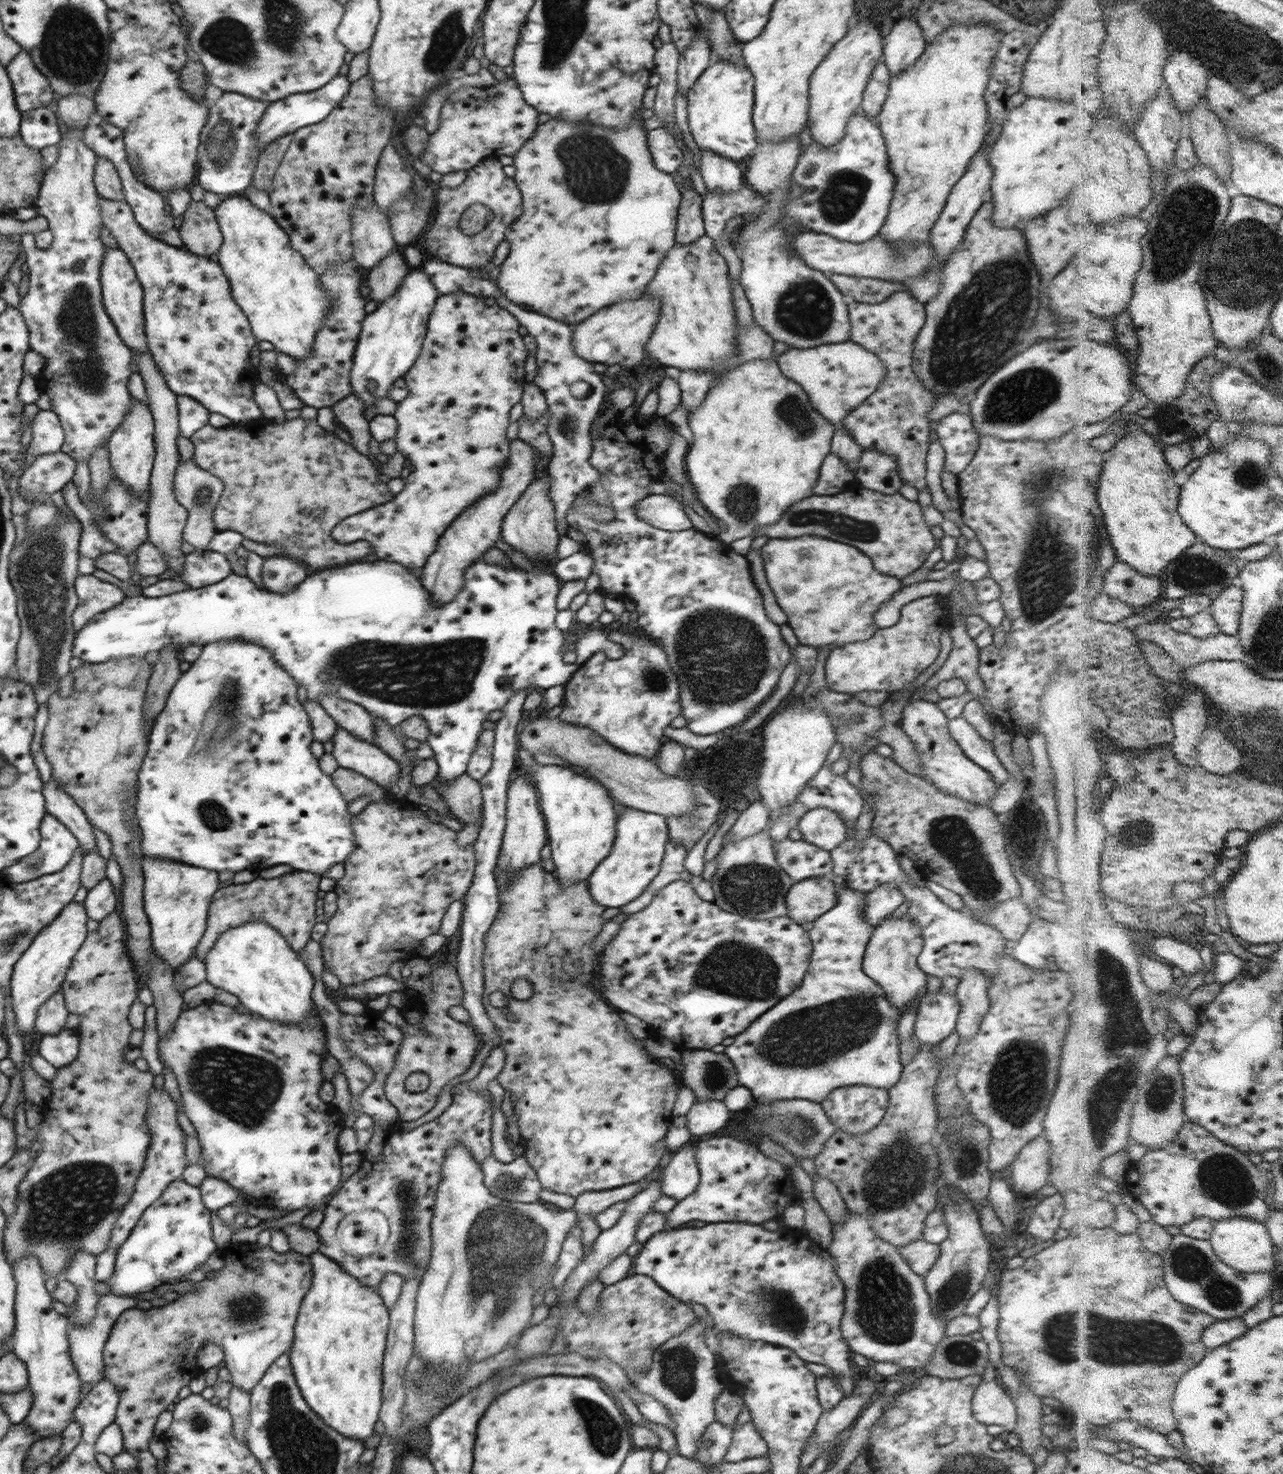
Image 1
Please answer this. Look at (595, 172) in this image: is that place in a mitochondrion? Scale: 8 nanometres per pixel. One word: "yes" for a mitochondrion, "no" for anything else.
yes

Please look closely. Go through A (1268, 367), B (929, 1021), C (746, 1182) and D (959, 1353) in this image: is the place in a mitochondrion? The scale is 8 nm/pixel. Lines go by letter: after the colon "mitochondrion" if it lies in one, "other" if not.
A: mitochondrion
B: other
C: other
D: mitochondrion

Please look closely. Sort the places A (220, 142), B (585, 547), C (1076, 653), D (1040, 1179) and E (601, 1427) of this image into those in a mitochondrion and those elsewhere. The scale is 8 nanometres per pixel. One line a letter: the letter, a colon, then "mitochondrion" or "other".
A: mitochondrion
B: other
C: other
D: other
E: mitochondrion

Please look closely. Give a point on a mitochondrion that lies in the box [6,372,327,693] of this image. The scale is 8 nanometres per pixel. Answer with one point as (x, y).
(39, 574)

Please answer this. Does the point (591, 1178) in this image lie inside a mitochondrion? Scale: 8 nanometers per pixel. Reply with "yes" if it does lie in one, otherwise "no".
no

